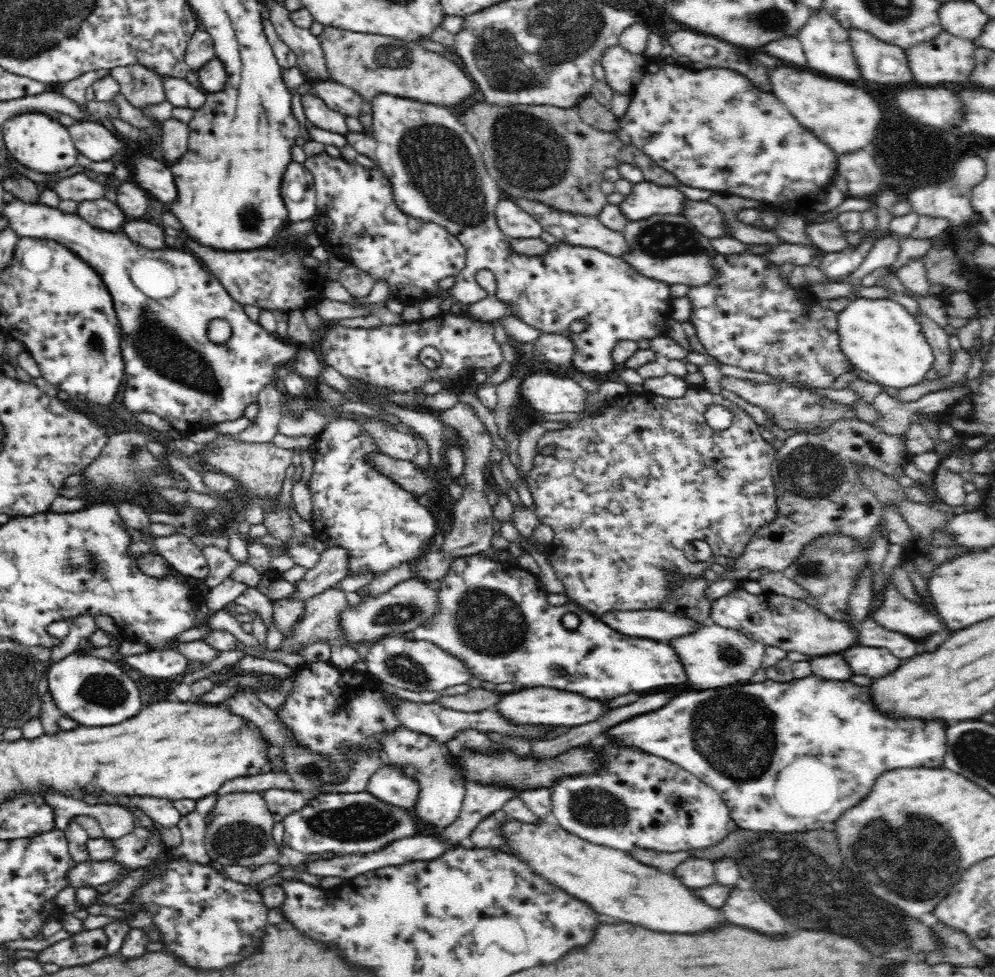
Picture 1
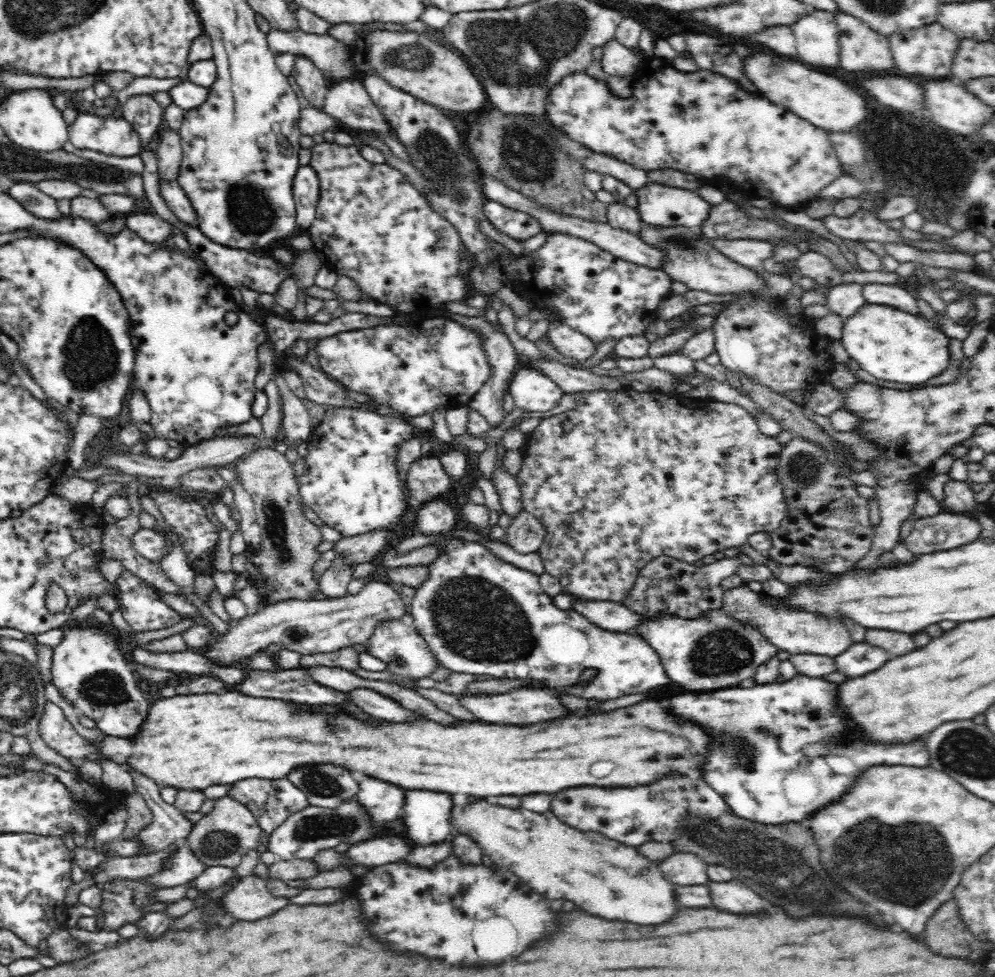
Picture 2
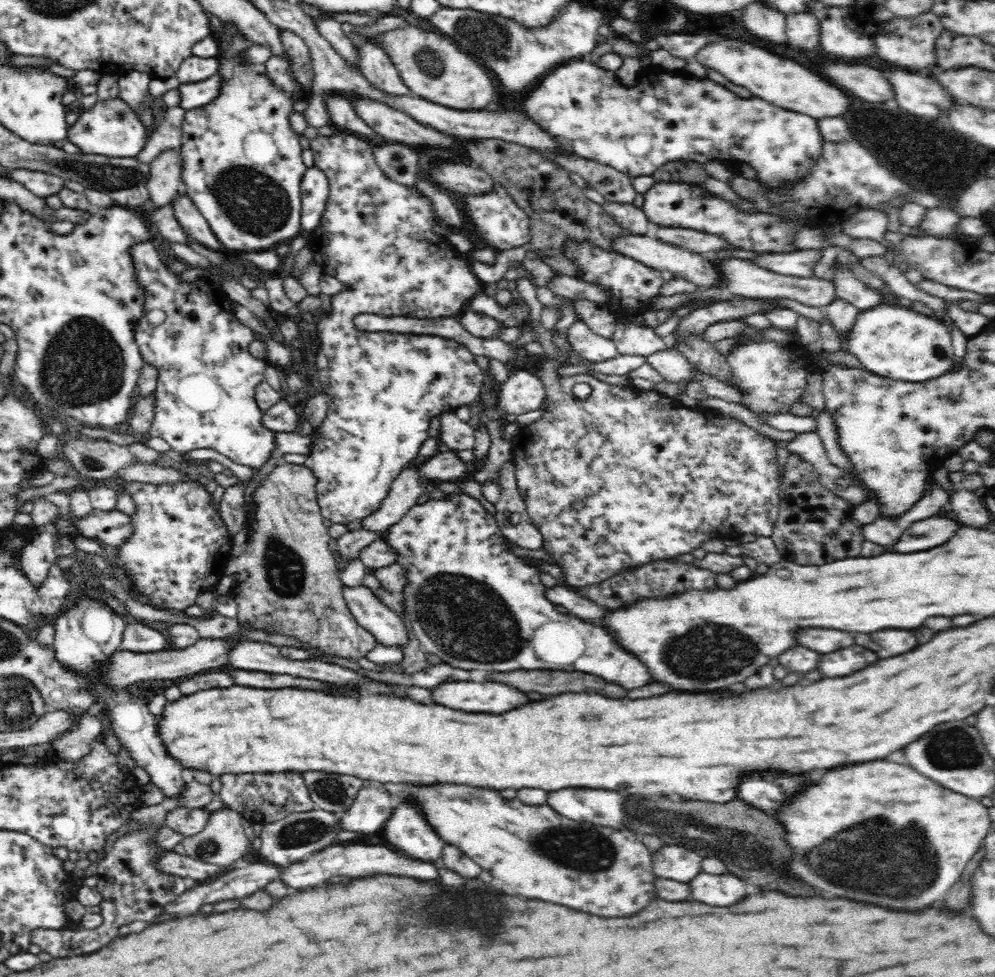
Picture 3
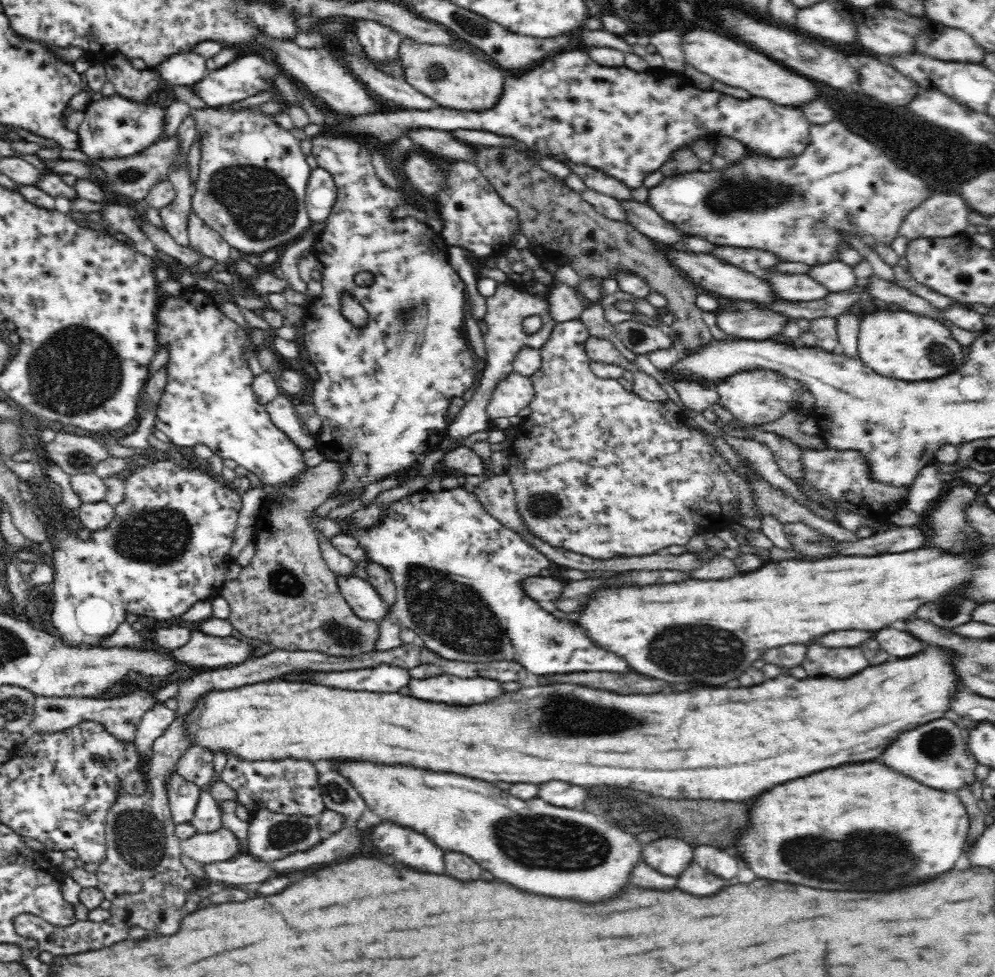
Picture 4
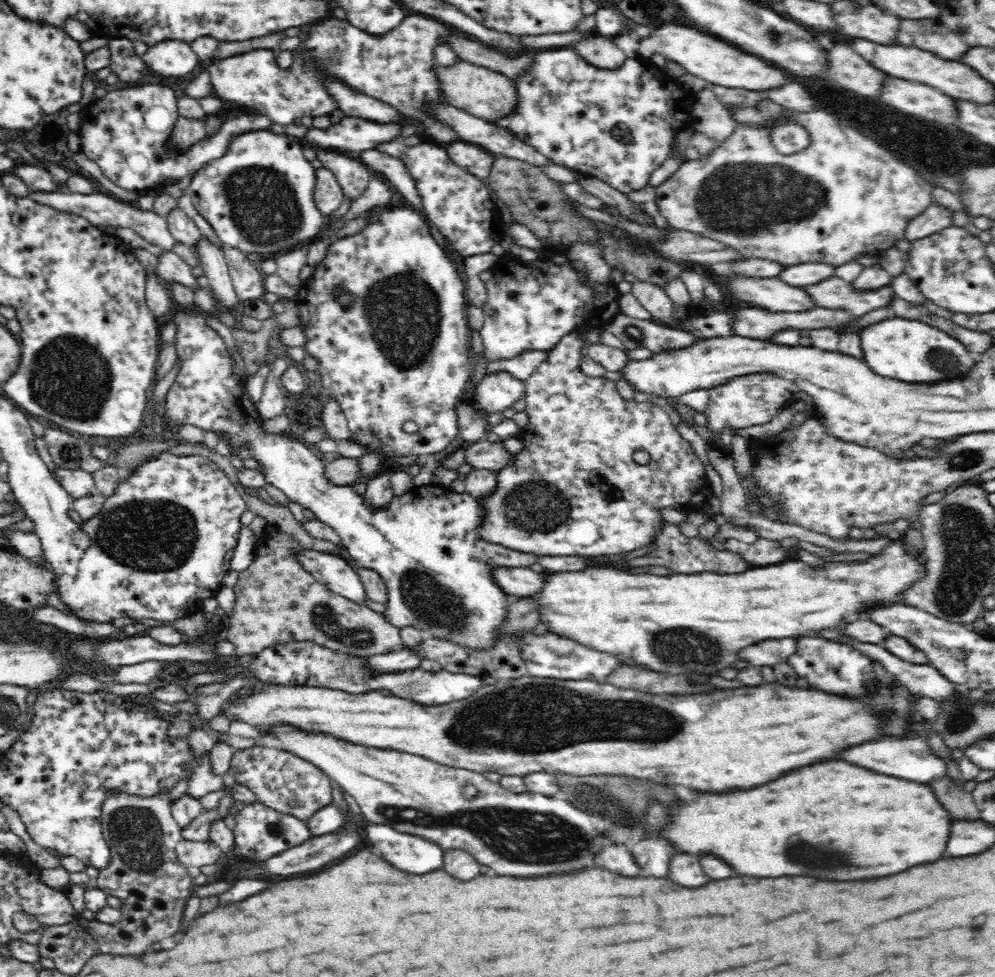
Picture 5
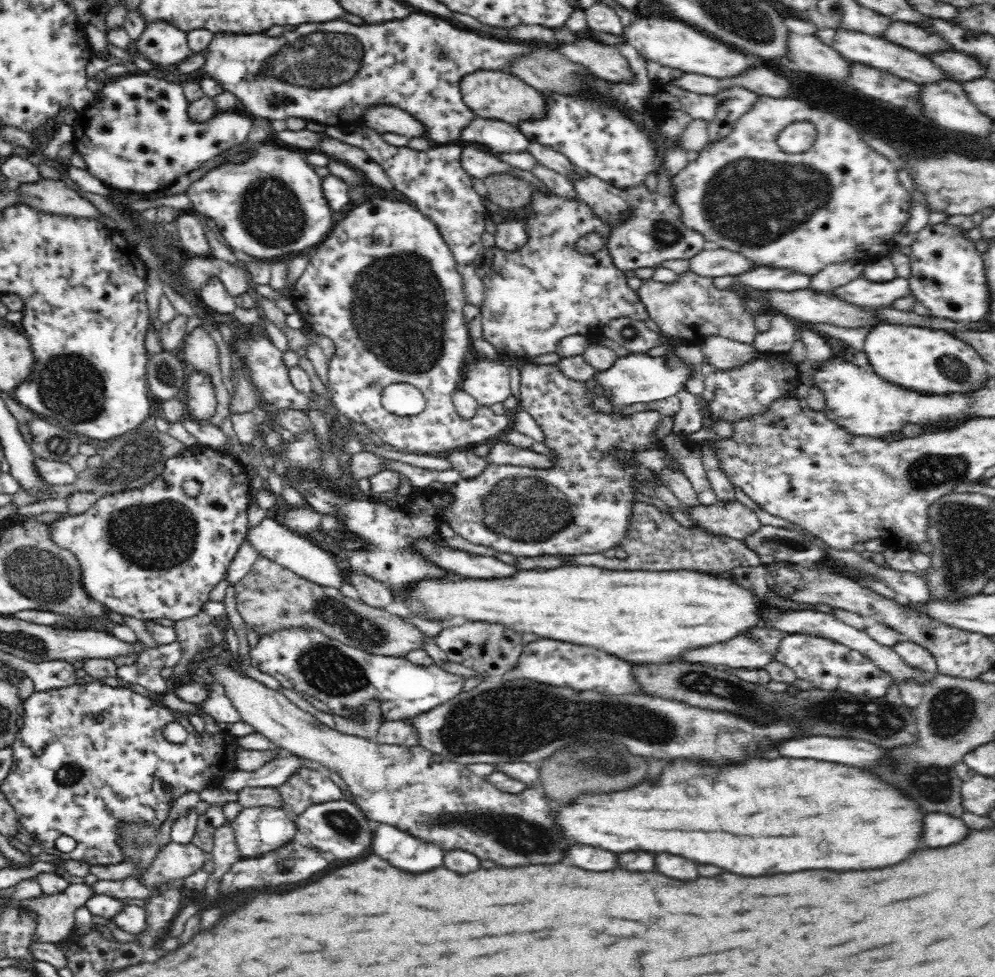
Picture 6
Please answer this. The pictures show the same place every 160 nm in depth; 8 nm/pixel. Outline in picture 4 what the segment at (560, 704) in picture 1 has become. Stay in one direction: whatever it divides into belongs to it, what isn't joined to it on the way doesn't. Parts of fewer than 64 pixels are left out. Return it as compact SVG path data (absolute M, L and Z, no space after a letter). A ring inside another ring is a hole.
M446 673L432 678L410 679L409 686L412 696L420 700L458 706L490 702L492 698L506 692L498 680L485 677L462 678Z

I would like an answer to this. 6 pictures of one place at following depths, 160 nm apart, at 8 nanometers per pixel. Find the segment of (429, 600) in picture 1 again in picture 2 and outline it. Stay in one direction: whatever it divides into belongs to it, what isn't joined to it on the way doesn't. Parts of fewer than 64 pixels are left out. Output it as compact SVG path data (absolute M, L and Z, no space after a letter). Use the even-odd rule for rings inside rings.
M372 581L366 582L358 594L346 595L337 599L324 600L278 600L263 606L261 611L255 615L246 615L244 618L230 627L224 636L218 636L210 646L202 648L199 652L206 658L218 665L235 665L244 656L251 656L265 649L268 645L278 644L282 649L298 652L300 655L318 654L320 652L336 652L343 648L353 647L357 644L366 644L372 636L374 629L384 621L410 622L411 604L404 601L404 595L400 590L395 590L390 582Z

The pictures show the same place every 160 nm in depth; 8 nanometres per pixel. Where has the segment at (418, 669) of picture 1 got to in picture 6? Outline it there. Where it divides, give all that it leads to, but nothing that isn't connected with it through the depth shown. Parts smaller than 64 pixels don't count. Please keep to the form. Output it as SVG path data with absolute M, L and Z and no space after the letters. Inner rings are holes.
M267 515L258 526L248 530L246 535L261 556L277 562L302 578L307 578L320 586L327 586L332 589L340 589L348 583L348 579L343 577L338 564L330 556L326 546L319 546L314 541L300 536L286 526L282 526L277 517L272 518L272 515Z

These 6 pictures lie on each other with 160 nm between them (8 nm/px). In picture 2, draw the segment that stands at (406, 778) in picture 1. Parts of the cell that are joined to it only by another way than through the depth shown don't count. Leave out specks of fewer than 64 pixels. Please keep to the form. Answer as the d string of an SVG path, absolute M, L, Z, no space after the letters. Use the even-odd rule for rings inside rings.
M366 776L359 784L355 799L367 810L372 822L385 823L402 815L405 792L401 786Z

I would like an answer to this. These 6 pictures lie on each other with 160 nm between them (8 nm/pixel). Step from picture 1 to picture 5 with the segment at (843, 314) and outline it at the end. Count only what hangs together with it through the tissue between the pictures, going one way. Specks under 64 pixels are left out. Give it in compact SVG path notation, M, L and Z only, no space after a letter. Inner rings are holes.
M889 316L862 328L859 333L864 362L888 378L902 382L938 382L966 376L976 363L976 356L957 338L920 320Z

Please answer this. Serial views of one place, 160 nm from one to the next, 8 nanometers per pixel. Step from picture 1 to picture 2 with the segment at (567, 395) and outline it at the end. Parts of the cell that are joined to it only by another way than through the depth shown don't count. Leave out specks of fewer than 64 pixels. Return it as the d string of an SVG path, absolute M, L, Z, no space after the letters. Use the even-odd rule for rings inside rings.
M537 369L518 370L509 382L508 391L515 406L527 412L548 412L558 406L566 392Z

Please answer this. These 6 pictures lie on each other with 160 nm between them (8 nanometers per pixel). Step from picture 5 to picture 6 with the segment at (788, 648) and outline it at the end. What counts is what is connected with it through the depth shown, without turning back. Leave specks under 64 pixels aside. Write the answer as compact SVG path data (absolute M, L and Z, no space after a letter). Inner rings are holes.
M756 628L750 629L748 634L744 636L738 636L734 640L728 640L728 642L722 642L722 644L714 644L714 646L708 646L708 648L698 648L698 650L692 650L692 652L686 652L686 660L690 660L690 663L704 663L708 664L726 664L726 666L731 666L731 668L748 668L752 670L758 670L758 668L764 668L766 664L774 662L772 658L772 650L776 650L776 638L780 638L780 632L784 634L783 631L776 630L774 628Z

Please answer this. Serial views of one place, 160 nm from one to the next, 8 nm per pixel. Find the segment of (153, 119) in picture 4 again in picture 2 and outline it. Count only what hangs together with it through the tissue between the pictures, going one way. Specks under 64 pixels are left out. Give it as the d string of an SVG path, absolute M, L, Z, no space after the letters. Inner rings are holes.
M79 114L68 126L69 141L80 150L92 150L122 158L140 152L140 137L126 119Z

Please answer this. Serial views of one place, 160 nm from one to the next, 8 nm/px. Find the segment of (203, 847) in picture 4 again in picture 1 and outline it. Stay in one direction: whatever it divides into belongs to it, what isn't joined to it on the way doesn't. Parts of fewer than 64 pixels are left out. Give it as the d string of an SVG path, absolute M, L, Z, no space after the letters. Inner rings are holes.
M240 791L219 795L212 809L212 824L206 827L206 851L212 861L225 866L262 866L279 861L280 848L274 841L272 829L276 823L267 800L260 791Z

